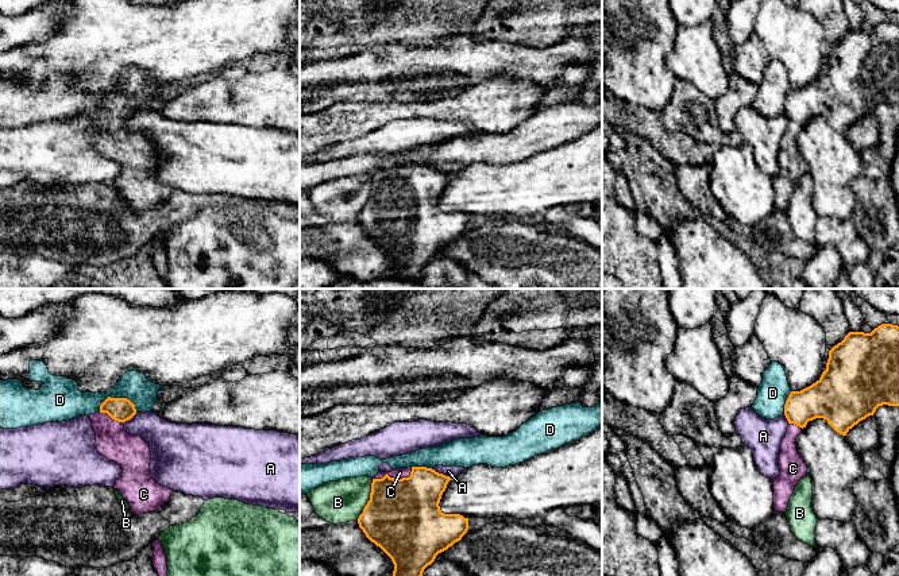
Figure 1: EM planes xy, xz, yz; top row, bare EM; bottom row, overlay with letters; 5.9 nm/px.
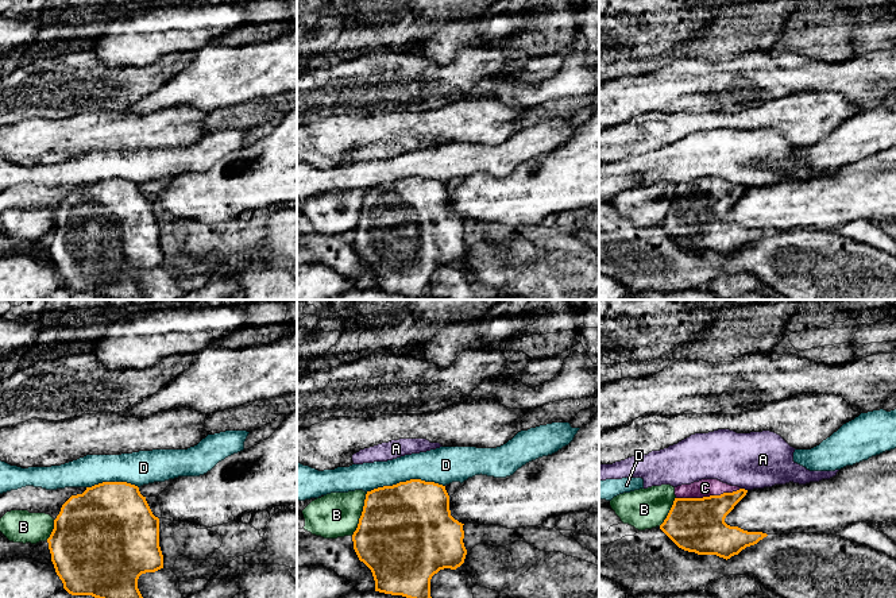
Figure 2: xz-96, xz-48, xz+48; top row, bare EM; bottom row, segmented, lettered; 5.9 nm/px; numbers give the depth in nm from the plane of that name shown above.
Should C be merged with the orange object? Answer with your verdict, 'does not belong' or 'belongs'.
belongs

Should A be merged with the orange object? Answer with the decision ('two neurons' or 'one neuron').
two neurons

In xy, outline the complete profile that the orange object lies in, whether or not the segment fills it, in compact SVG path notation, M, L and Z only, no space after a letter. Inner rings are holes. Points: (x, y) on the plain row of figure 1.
M108 94L100 103L100 109L88 115L96 129L97 150L123 167L113 186L123 193L131 209L140 213L159 208L174 189L151 175L148 142L140 134L128 132L121 123L135 112L135 103L130 97Z

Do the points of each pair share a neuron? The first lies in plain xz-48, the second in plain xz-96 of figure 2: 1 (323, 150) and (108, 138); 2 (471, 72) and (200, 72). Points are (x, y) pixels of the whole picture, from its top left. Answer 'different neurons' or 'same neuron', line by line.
1: same neuron
2: different neurons

